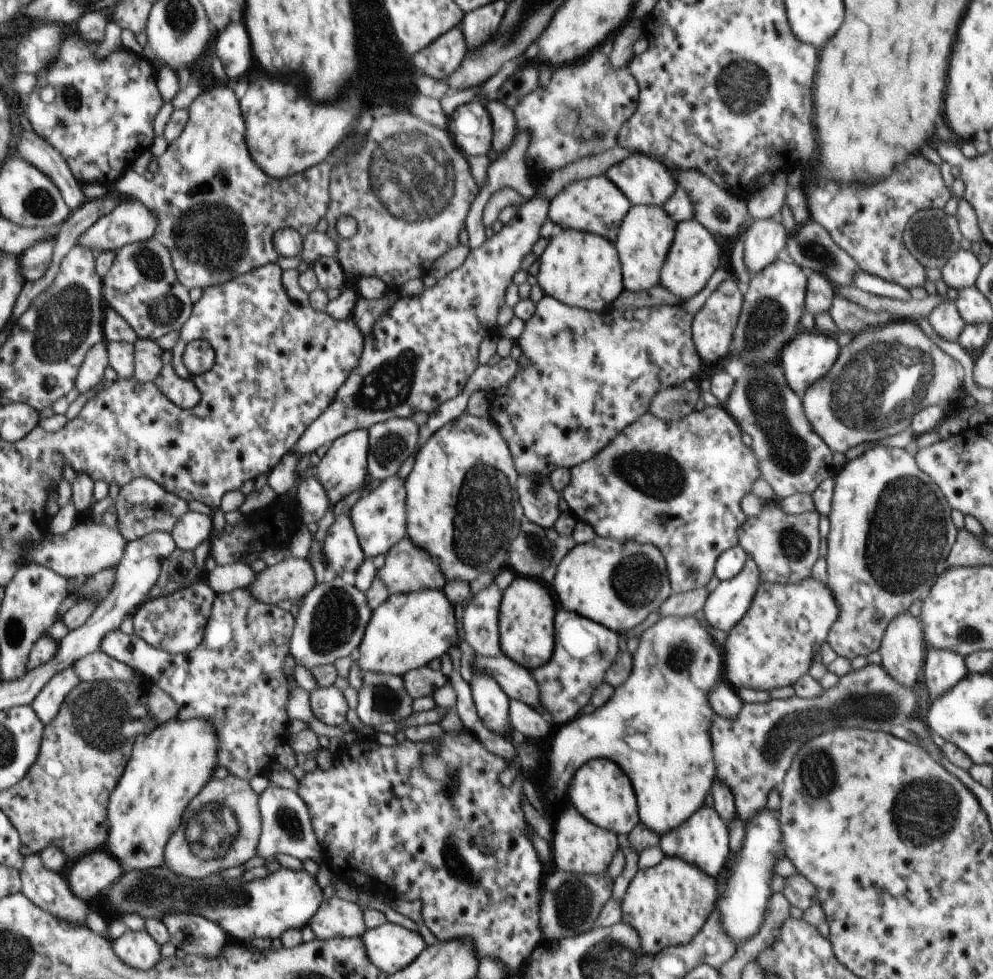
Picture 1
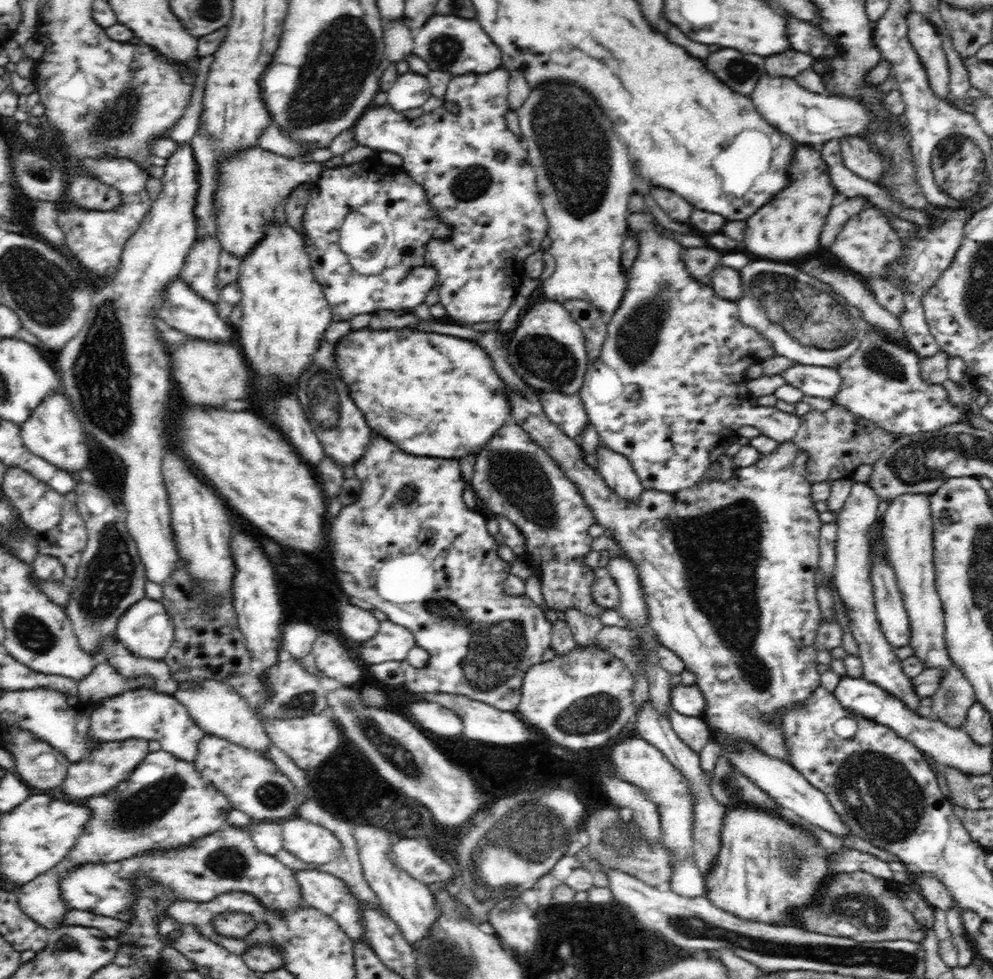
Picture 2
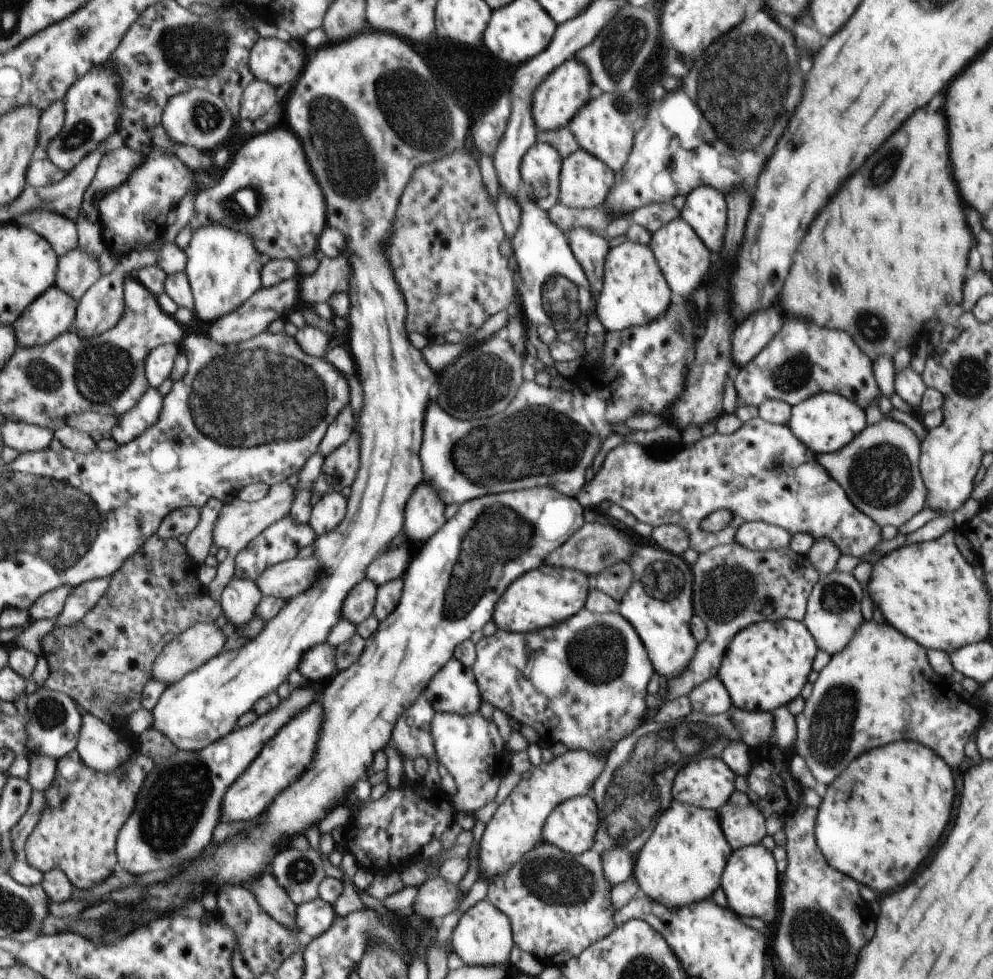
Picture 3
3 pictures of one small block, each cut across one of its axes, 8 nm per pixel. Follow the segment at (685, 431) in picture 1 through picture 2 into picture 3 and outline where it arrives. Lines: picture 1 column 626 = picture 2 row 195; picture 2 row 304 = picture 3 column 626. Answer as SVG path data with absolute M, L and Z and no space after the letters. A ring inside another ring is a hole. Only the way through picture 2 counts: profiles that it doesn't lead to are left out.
M757 417L742 423L742 426L734 432L734 434L721 435L720 433L714 433L708 437L702 437L701 440L696 442L694 446L686 446L685 444L680 444L678 450L673 450L668 452L668 450L661 450L658 446L655 447L643 447L638 444L622 444L618 448L614 448L611 452L607 454L605 460L602 462L601 468L594 475L594 478L590 482L585 483L585 486L580 489L577 494L576 499L585 508L589 507L592 509L601 509L608 500L614 504L618 504L622 508L631 512L640 522L646 522L653 527L659 527L662 525L678 525L684 527L689 532L689 543L692 549L694 549L698 554L706 552L711 548L718 545L725 545L728 543L733 543L735 541L735 532L738 530L739 526L742 526L745 522L750 521L764 521L765 523L770 523L771 525L779 526L784 530L787 530L791 535L798 533L806 533L813 536L814 540L819 541L820 539L831 540L836 546L841 554L849 554L850 556L864 556L865 554L870 554L873 552L874 546L880 542L881 538L881 526L877 525L874 520L869 516L866 516L863 512L860 512L848 498L848 495L844 492L844 489L836 482L836 479L828 474L828 471L817 461L817 455L813 450L810 450L805 444L802 444L795 436L792 434L788 425L779 425L771 422L766 422L762 417ZM716 510L729 510L732 514L732 519L729 525L718 532L711 533L706 532L700 528L700 521L702 518L712 514Z

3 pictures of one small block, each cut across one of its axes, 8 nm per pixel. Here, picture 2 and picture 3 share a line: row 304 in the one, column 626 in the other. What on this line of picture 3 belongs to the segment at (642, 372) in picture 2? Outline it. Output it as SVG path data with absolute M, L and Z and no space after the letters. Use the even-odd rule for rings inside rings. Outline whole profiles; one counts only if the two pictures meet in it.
M582 607L576 614L568 617L566 620L559 622L551 627L544 627L531 633L513 633L498 629L494 634L482 637L475 644L477 657L473 664L473 671L476 677L481 697L495 709L499 708L502 712L506 712L509 718L514 718L522 726L530 726L538 733L539 740L543 740L548 745L565 744L570 751L587 750L593 755L606 755L614 748L617 742L631 735L640 724L641 719L647 714L646 706L646 686L652 676L655 674L652 662L649 662L649 656L646 647L643 645L642 639L638 636L634 627L624 618L618 610L609 613L595 613L589 611L586 607Z

